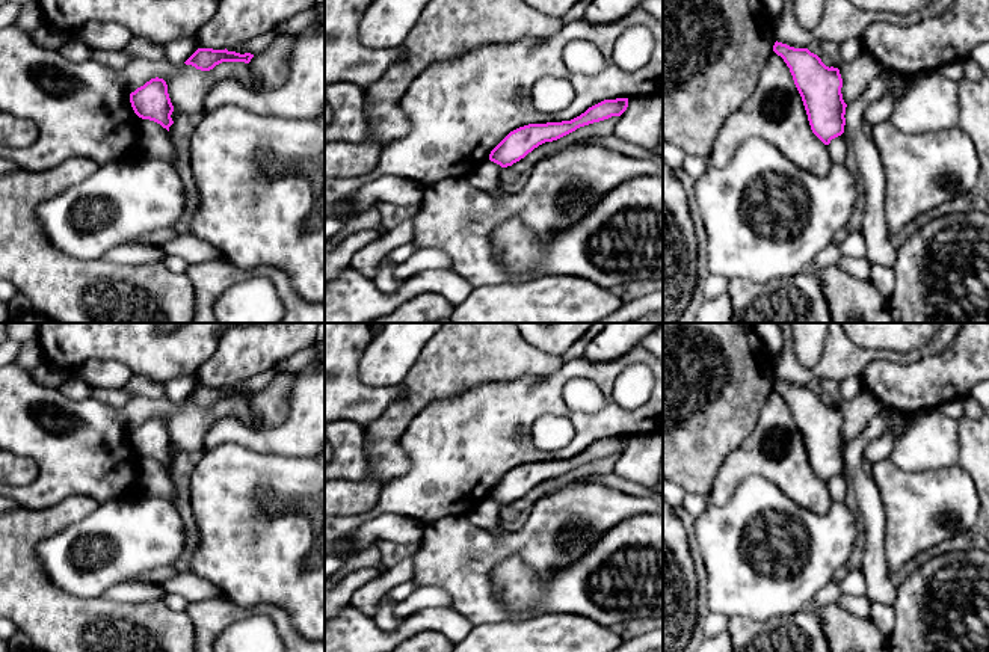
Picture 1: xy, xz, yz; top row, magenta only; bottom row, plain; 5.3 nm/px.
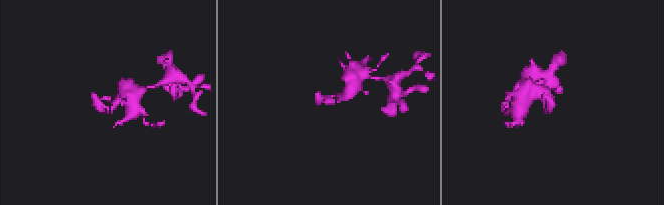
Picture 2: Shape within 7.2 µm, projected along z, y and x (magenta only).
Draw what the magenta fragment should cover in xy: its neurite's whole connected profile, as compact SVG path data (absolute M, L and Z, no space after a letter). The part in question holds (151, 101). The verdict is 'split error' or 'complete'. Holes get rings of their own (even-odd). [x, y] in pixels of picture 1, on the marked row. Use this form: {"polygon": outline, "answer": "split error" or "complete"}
{"polygon": "M151 78L137 88L130 94L130 103L139 118L154 121L169 131L174 124L171 118L174 106L163 78Z", "answer": "complete"}

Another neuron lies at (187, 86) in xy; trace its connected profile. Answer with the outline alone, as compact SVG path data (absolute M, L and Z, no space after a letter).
M281 35L264 51L254 54L249 63L222 62L210 71L171 60L134 57L118 71L118 80L131 94L151 78L163 78L174 109L189 116L201 116L205 113L205 97L223 80L236 80L249 88L260 83L266 91L282 86L290 74L294 42L294 35Z

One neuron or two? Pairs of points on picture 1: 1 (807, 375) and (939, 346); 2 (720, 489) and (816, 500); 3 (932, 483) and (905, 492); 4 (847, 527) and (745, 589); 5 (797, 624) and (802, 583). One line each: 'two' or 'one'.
1: one
2: one
3: one
4: one
5: two

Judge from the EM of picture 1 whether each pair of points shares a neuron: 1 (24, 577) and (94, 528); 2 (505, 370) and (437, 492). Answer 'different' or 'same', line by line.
1: different
2: different

